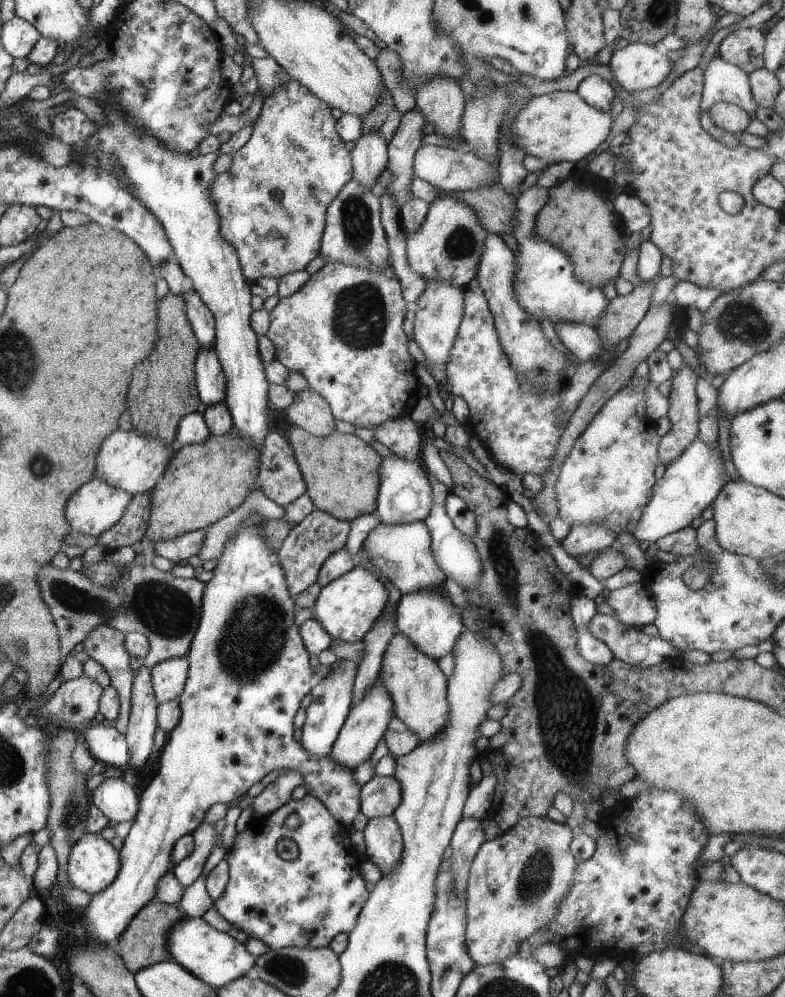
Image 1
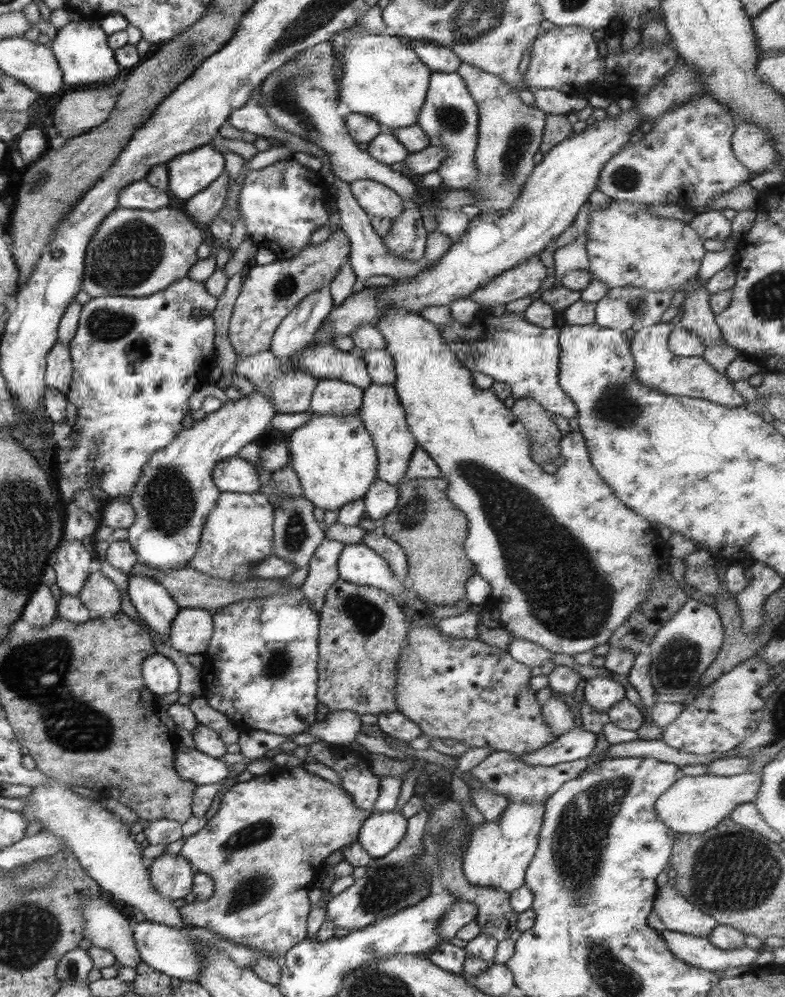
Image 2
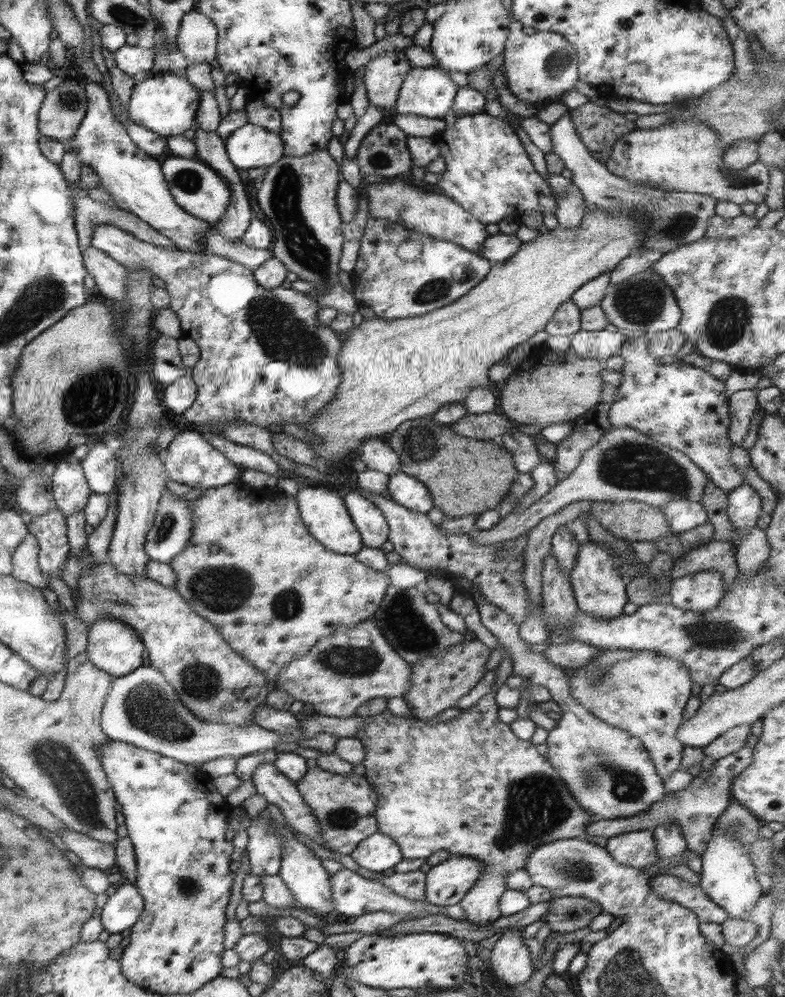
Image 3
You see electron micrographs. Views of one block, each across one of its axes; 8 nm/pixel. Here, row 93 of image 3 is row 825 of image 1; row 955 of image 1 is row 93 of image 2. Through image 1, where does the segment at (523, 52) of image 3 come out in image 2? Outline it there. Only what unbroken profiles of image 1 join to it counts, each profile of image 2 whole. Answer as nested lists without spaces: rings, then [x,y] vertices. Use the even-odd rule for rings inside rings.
[[[460,62],[459,68],[455,72],[461,76],[465,82],[467,92],[475,100],[478,114],[477,125],[477,146],[473,154],[473,163],[477,168],[477,178],[471,182],[465,191],[472,196],[471,206],[477,207],[481,214],[500,214],[519,197],[521,187],[534,168],[533,154],[538,151],[541,138],[543,136],[543,126],[545,126],[546,113],[535,106],[525,105],[518,97],[517,91],[506,85],[501,78],[488,72],[483,72],[471,64]]]

